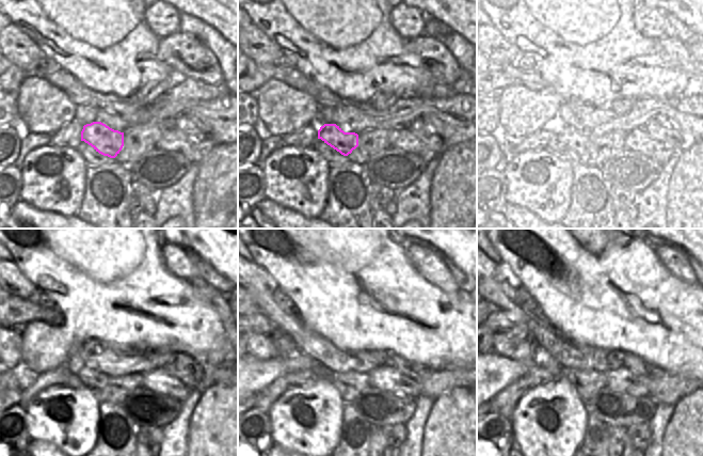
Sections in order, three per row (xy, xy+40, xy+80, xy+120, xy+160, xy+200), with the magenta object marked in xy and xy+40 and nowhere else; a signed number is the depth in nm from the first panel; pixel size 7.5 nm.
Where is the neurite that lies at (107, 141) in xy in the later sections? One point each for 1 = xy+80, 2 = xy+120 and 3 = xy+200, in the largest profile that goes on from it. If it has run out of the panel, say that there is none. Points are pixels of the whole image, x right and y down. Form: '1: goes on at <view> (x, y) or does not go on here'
1: goes on at xy+80 (579, 141)
2: goes on at xy+120 (95, 380)
3: goes on at xy+200 (545, 361)

